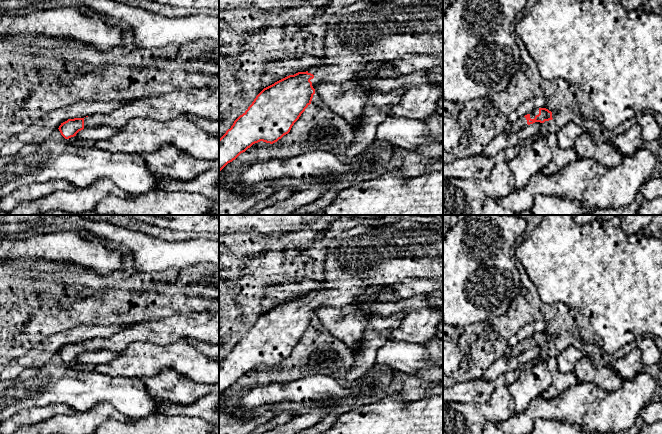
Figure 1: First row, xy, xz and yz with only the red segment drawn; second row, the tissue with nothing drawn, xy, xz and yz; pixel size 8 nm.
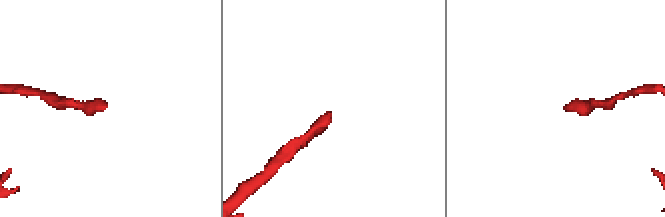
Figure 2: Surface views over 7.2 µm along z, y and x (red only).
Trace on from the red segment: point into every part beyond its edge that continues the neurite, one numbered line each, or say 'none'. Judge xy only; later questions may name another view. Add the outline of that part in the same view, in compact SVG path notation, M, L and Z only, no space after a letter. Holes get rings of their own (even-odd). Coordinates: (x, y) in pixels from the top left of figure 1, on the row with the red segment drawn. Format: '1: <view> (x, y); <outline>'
1: xy (204, 102); M219 87L175 89L161 96L135 99L110 113L85 117L84 128L107 126L121 130L131 119L137 117L162 122L175 119L184 113L208 120L219 120Z

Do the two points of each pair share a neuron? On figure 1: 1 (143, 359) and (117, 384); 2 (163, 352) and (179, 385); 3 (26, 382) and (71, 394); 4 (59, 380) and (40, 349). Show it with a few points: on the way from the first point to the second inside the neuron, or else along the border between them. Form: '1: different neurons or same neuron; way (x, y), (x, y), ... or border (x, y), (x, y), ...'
1: different neurons; border (101, 373), (138, 378)
2: different neurons; border (148, 375), (173, 369), (192, 380)
3: same neuron; way (37, 385), (60, 385)
4: different neurons; border (49, 363), (26, 369)

